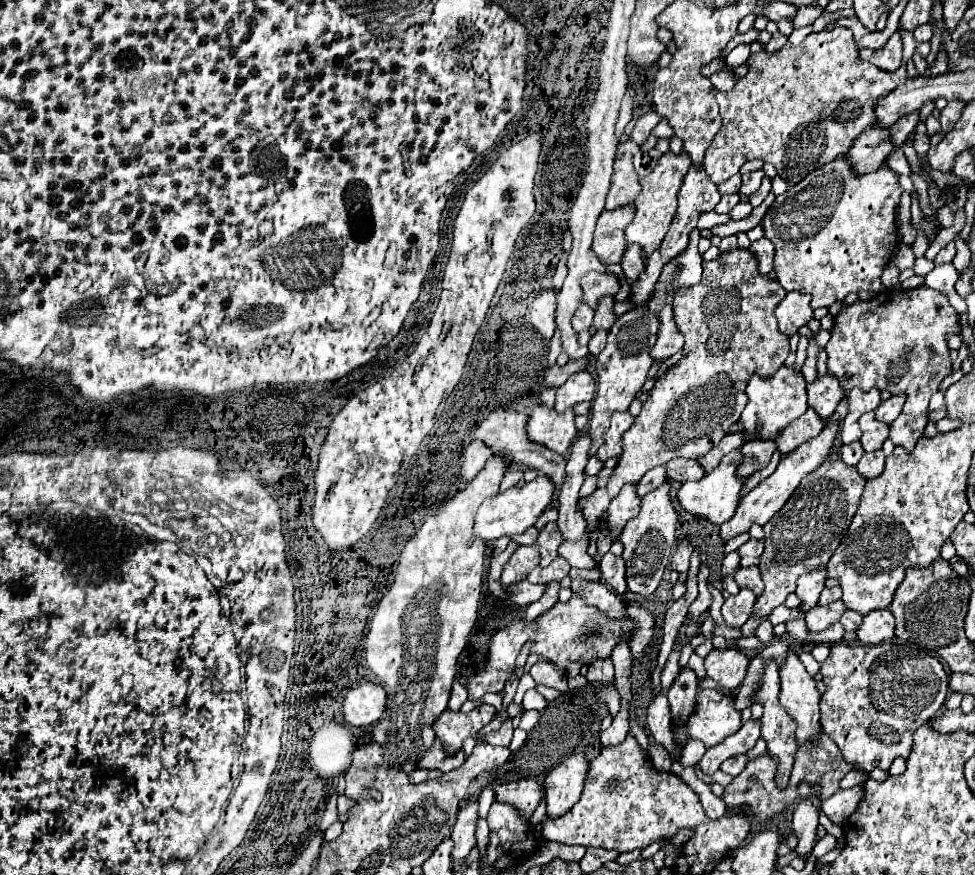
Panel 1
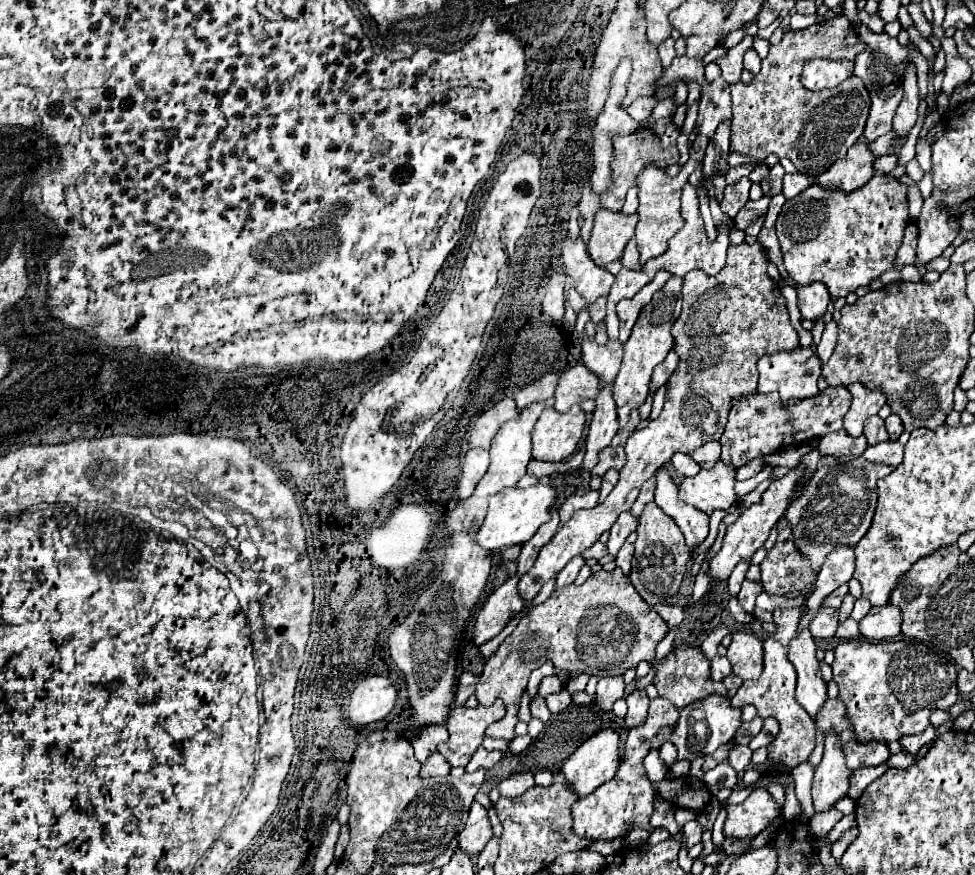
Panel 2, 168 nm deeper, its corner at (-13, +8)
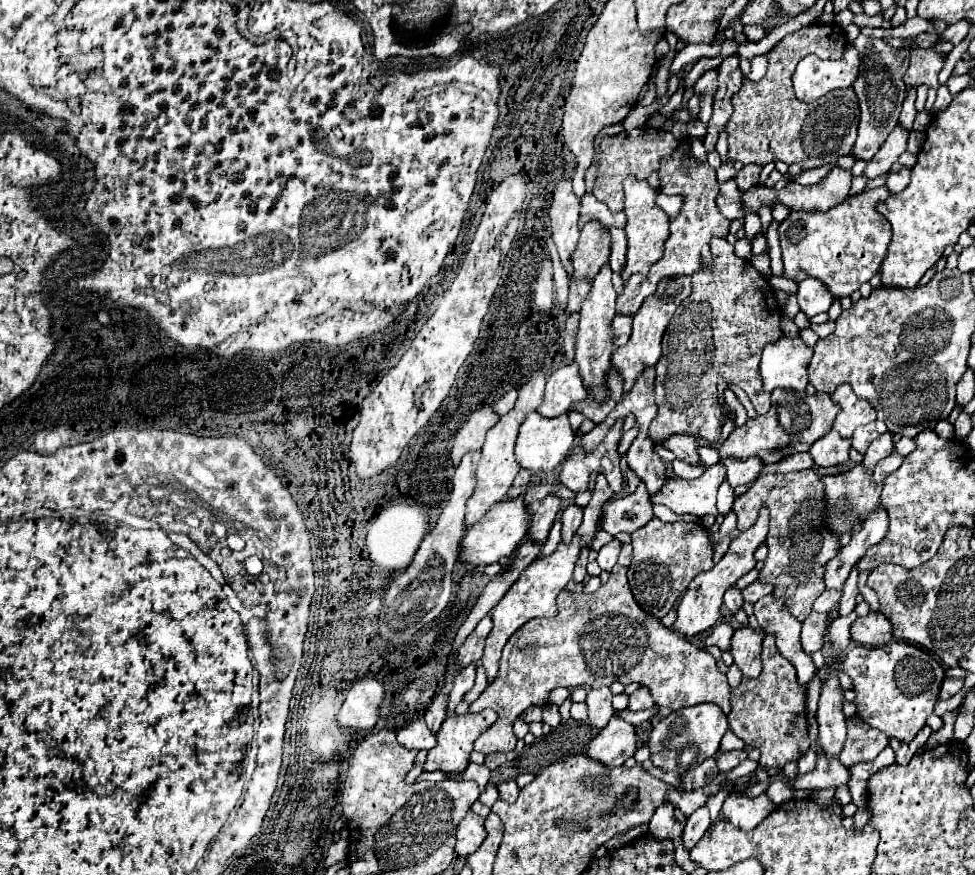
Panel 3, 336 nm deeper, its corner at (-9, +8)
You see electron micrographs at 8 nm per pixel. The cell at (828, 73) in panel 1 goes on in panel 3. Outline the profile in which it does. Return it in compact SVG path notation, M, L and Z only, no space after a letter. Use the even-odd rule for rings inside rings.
M810 24L800 28L798 32L792 32L784 36L770 52L768 52L768 72L760 82L744 80L742 88L732 96L732 106L734 114L730 122L726 124L726 134L728 134L728 160L738 160L742 164L768 164L774 160L782 160L786 164L798 164L802 170L818 168L824 164L836 162L840 156L852 152L852 146L856 142L856 130L860 122L860 108L858 108L858 98L854 88L842 88L836 92L830 92L824 98L818 98L812 104L800 102L794 96L792 90L792 70L798 62L808 54L815 54L821 59L838 59L846 50L846 34L838 24Z

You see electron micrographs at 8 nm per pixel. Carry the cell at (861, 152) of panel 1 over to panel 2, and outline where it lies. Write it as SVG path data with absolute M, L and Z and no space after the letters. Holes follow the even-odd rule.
M856 144L852 150L848 150L846 158L836 162L836 166L830 166L824 174L814 178L814 184L818 184L824 190L842 190L852 192L860 186L864 186L874 176L874 156L868 150L868 144Z

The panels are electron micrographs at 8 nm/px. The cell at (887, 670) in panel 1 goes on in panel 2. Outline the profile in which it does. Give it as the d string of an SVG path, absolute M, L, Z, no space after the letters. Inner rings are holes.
M848 640L840 642L834 650L834 682L840 686L840 700L848 708L848 720L854 724L858 742L896 742L902 736L922 734L928 728L928 718L934 710L948 710L958 700L956 688L956 666L946 656L932 652L926 644L916 640L890 640L890 642L868 642Z

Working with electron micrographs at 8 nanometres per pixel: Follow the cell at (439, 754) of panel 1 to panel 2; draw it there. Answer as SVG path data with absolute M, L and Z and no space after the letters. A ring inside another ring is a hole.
M444 725L426 726L424 730L408 732L408 740L414 748L418 762L426 762L426 758L436 752L436 744L448 738L448 731Z

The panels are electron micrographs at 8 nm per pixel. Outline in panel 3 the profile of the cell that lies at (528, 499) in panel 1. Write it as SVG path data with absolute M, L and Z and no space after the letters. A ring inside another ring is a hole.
M516 496L504 502L496 502L490 506L490 510L484 514L484 518L480 522L476 522L474 526L470 526L462 538L462 546L464 552L460 552L460 558L464 562L476 564L476 566L486 566L492 562L498 562L504 556L510 556L516 546L524 540L526 532L530 526L530 516L526 512L526 504L524 504L524 496Z

